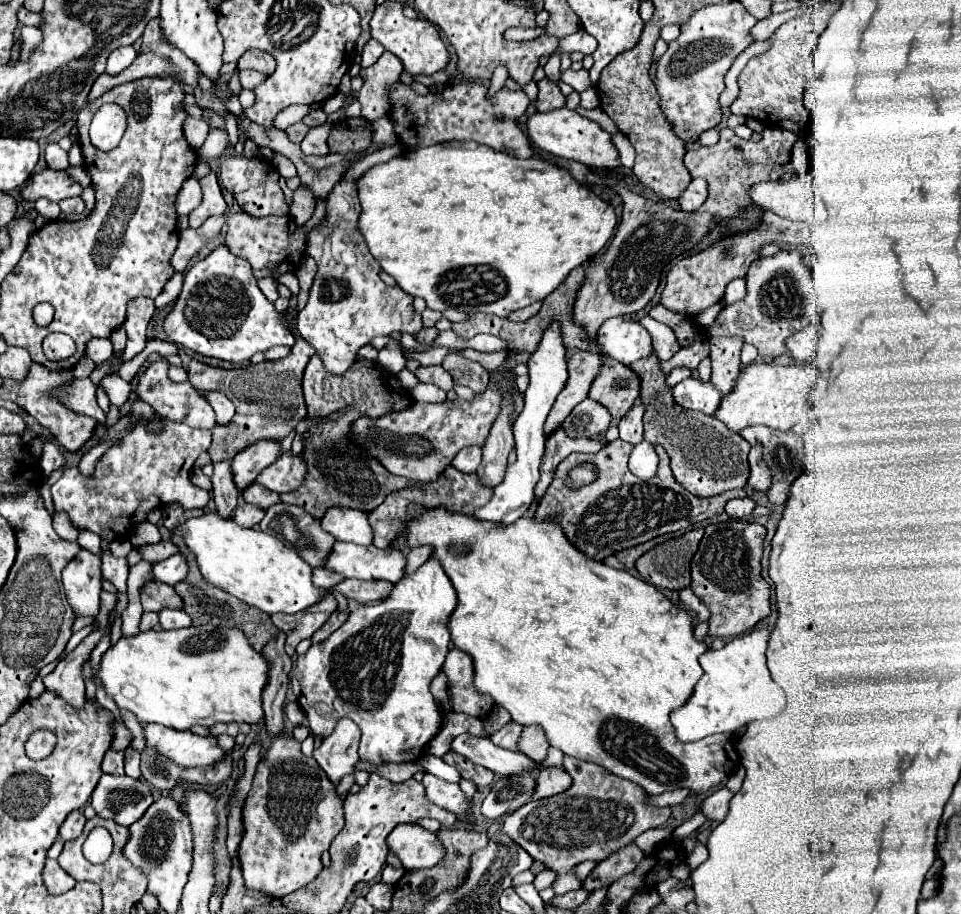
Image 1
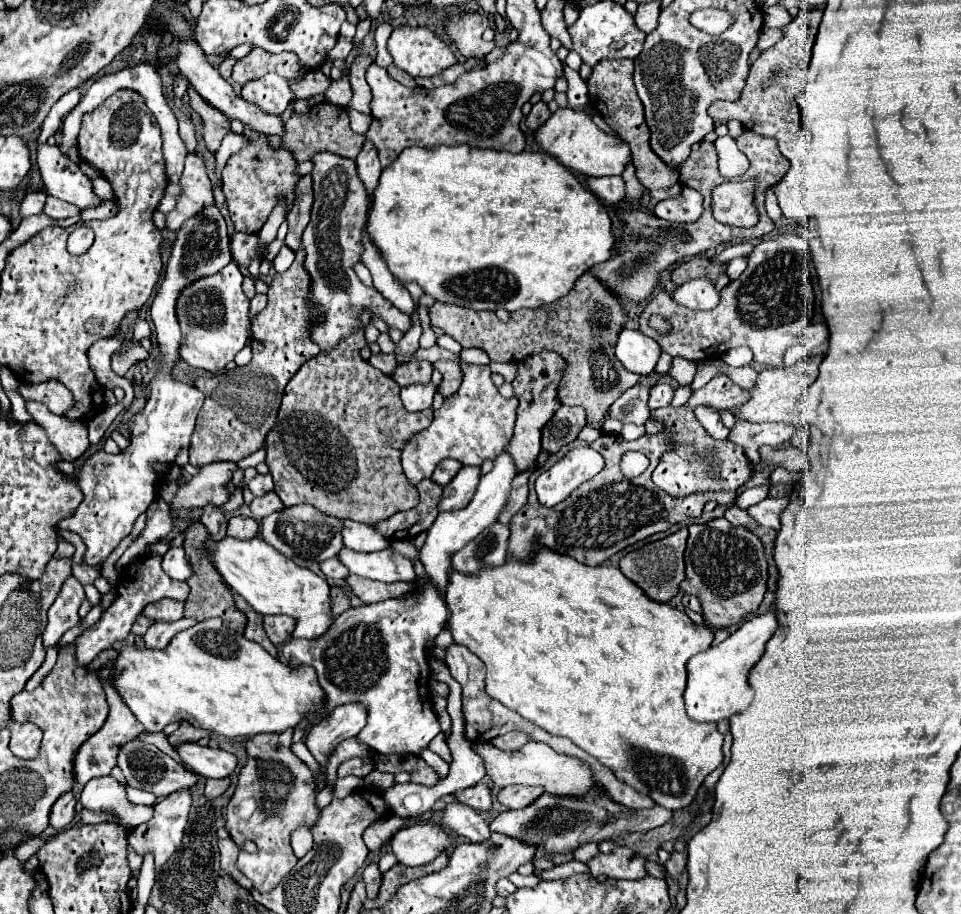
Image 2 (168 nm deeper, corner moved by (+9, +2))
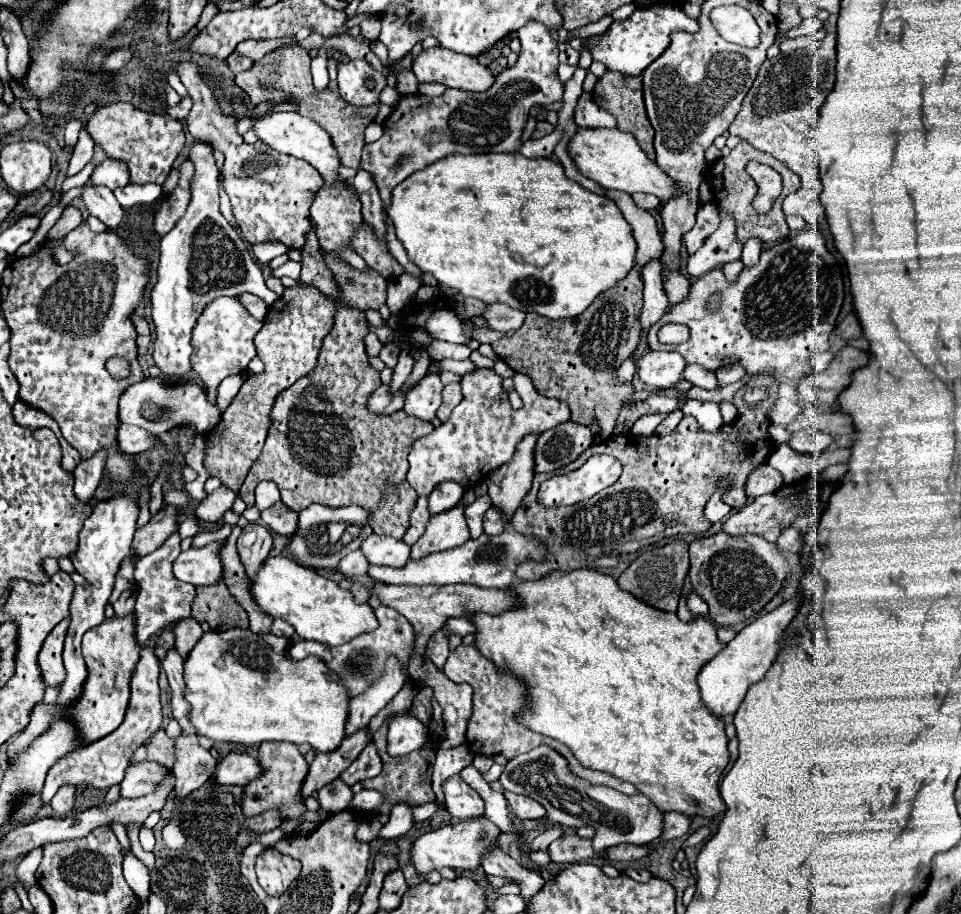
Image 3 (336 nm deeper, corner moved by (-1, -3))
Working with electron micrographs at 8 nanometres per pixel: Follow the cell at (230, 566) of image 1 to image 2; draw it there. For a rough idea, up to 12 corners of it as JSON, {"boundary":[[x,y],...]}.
{"boundary":[[262,538],[206,540],[224,580],[292,638],[332,626],[330,586]]}

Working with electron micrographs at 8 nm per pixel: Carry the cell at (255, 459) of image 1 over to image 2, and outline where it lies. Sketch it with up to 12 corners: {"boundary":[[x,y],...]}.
{"boundary":[[234,462],[202,466],[182,484],[170,510],[222,506]]}

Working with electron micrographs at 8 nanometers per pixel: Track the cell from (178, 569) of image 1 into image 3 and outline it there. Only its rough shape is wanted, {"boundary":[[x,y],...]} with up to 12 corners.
{"boundary":[[220,543],[182,551],[174,561],[180,581],[214,585]]}

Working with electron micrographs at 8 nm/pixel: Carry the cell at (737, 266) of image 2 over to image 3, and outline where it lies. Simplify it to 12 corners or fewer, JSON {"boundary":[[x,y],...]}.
{"boundary":[[760,239],[744,243],[742,263],[754,267],[760,257]]}

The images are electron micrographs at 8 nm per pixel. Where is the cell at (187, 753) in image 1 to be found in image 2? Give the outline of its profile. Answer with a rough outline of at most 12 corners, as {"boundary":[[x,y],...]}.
{"boundary":[[196,742],[176,748],[200,776],[222,780],[236,768],[236,756]]}

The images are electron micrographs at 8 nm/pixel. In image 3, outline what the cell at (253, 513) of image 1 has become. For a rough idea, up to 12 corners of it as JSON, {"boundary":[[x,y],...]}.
{"boundary":[[248,523],[238,553],[250,577],[272,549],[272,535]]}

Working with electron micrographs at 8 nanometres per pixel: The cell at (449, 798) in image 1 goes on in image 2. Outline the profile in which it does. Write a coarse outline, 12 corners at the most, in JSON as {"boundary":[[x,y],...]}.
{"boundary":[[460,802],[442,810],[442,826],[474,844],[490,838],[486,820]]}

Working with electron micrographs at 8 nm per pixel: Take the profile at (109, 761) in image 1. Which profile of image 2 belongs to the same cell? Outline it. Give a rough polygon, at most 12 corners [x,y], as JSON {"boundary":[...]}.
{"boundary":[[104,682],[109,714],[74,756],[74,782],[110,776],[118,752],[144,726]]}

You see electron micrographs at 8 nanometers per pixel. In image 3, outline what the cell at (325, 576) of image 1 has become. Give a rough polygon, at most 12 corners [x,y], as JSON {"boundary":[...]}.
{"boundary":[[360,551],[348,553],[338,571],[346,579],[366,575],[368,559]]}

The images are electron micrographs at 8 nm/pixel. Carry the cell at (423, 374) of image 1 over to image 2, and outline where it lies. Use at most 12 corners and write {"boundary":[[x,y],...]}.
{"boundary":[[412,360],[394,370],[392,380],[400,388],[426,384],[432,362]]}

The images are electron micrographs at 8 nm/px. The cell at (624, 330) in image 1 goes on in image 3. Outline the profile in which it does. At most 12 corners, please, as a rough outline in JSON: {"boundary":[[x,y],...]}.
{"boundary":[[646,349],[634,355],[640,381],[666,389],[682,379],[680,353]]}

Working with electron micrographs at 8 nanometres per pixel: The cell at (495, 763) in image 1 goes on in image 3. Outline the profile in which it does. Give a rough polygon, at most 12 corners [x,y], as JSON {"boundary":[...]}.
{"boundary":[[544,745],[508,761],[506,791],[548,821],[596,827],[596,853],[662,833],[648,797],[578,777]]}

